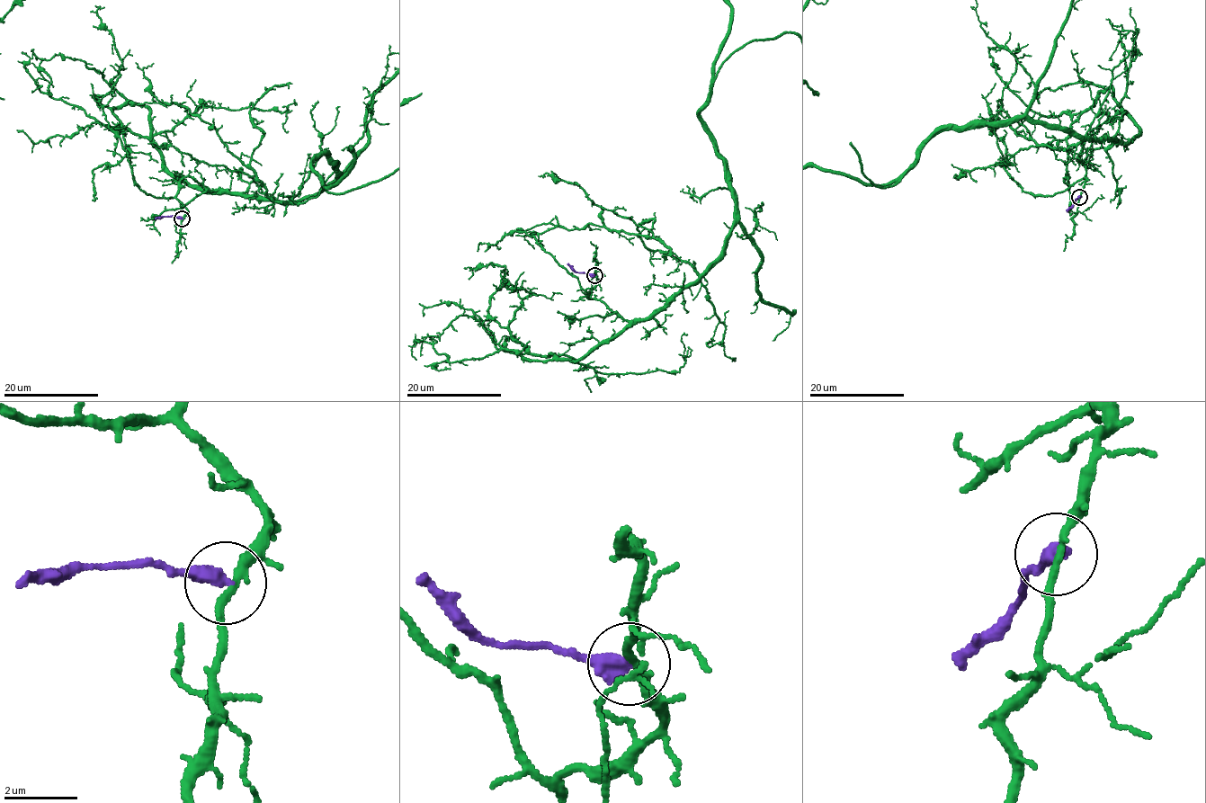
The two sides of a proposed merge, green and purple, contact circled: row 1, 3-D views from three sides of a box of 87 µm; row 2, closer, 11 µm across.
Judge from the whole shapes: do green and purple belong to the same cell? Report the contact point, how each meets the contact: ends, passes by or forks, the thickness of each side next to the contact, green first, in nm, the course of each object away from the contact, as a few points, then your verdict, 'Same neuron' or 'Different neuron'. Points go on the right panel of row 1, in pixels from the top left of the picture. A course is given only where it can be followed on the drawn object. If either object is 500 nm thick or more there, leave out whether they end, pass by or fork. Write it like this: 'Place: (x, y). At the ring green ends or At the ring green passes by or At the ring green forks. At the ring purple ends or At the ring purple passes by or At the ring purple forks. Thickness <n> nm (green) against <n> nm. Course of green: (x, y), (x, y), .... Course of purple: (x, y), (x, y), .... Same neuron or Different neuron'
Place: (1079, 197). At the ring green passes by. At the ring purple ends. Thickness 190 nm (green) against 440 nm. Course of purple: (1079, 197), (1067, 211). Different neuron

